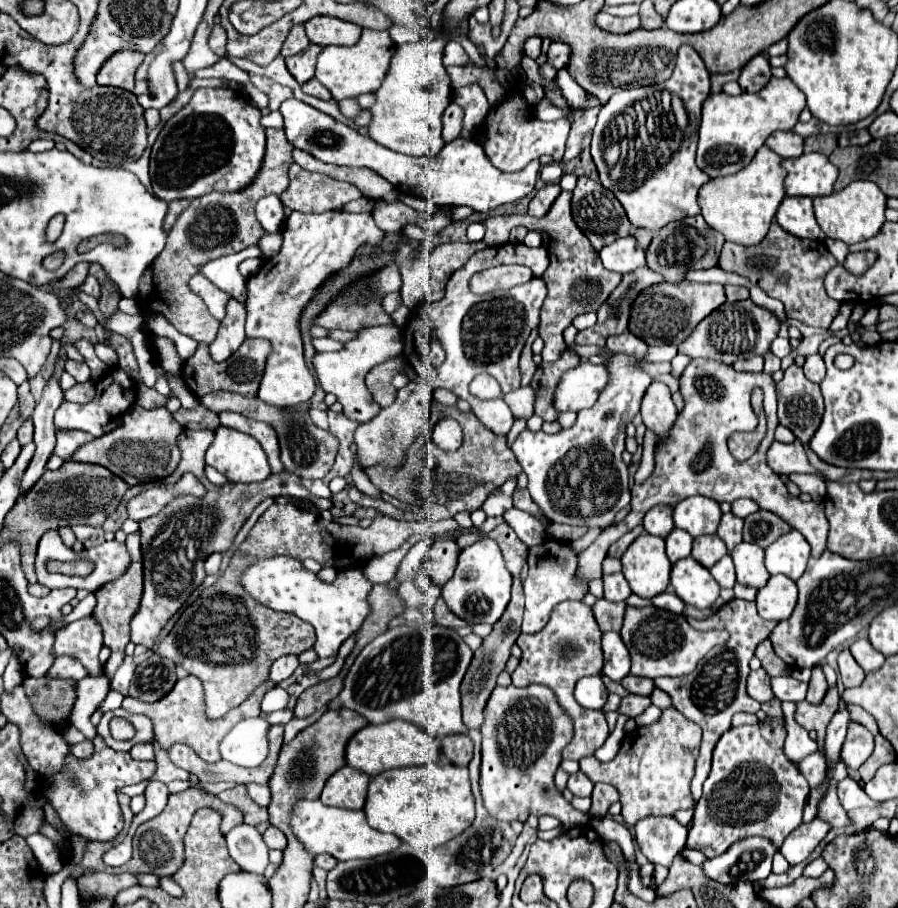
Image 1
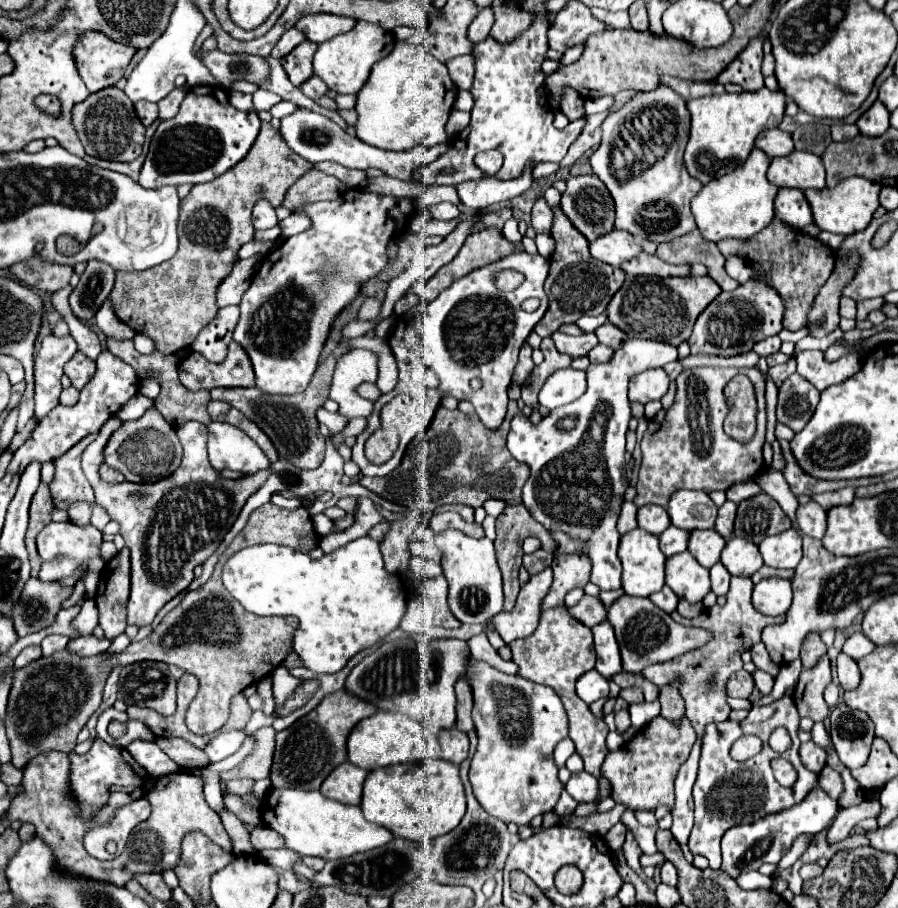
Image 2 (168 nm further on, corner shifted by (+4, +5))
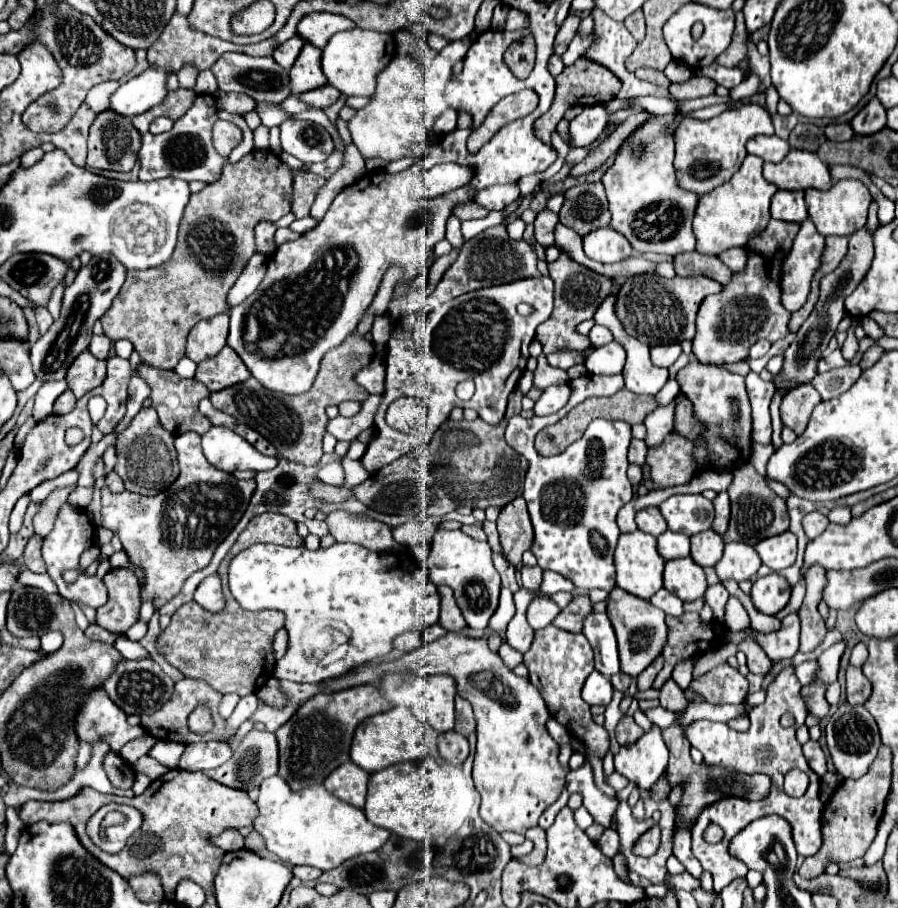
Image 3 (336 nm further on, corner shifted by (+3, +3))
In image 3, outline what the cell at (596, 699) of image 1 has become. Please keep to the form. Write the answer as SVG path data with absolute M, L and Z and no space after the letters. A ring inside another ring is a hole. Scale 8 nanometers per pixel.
M593 672L583 686L583 700L590 706L607 706L611 702L611 696L613 696L611 682L603 674Z

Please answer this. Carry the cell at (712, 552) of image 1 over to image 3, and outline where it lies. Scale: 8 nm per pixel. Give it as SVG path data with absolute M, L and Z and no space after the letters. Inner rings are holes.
M705 530L691 536L691 558L699 566L715 566L723 556L723 540L717 532Z

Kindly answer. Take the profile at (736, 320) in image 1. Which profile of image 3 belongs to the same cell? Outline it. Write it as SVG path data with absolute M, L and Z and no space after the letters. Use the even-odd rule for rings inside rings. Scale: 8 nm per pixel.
M771 220L763 234L759 234L751 242L747 242L747 246L745 246L747 266L745 266L745 270L735 272L731 282L725 284L719 294L713 294L701 302L699 312L697 312L697 334L693 338L693 354L697 356L699 362L713 362L713 364L741 362L741 360L747 360L749 348L757 340L767 338L769 342L777 342L789 334L787 324L789 324L791 314L781 304L781 266L783 266L783 260L787 258L787 254L791 250L793 238L797 236L799 228L801 228L801 224Z

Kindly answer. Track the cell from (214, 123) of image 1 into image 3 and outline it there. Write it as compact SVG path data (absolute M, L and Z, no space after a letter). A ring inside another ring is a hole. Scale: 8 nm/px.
M199 94L193 102L193 106L189 108L189 112L179 118L173 128L169 132L163 134L151 134L145 132L141 134L141 148L137 152L137 160L139 160L139 180L141 182L151 182L151 180L159 180L159 178L181 178L185 182L191 180L201 180L201 182L215 182L221 176L223 164L225 162L239 162L245 154L253 152L253 132L249 130L249 126L245 124L243 116L237 114L227 114L227 112L219 112L215 108L213 96L209 94ZM225 118L233 124L237 124L243 132L243 140L241 144L231 152L229 158L223 158L215 152L215 148L211 146L211 128L215 124L215 120Z

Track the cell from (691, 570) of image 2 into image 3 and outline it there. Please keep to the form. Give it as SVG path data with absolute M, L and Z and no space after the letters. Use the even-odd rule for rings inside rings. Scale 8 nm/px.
M689 556L667 560L665 572L663 572L663 586L679 596L683 602L693 602L697 598L703 598L707 590L705 572L699 564L695 564Z

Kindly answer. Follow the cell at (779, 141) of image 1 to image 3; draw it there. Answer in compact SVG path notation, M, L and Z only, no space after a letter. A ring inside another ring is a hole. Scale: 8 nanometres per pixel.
M755 136L747 142L747 154L755 154L765 162L781 162L789 152L789 144L777 136Z

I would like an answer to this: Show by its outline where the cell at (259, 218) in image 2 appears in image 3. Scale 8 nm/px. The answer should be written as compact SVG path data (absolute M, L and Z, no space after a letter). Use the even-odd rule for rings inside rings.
M271 222L257 224L255 250L257 250L257 254L263 254L263 256L271 256L275 252L275 226Z

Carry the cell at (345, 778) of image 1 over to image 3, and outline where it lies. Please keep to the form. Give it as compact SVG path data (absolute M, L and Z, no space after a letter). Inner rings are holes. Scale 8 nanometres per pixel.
M345 762L325 778L323 786L337 798L357 808L363 808L367 796L367 782L369 782L369 772L361 770L353 762Z

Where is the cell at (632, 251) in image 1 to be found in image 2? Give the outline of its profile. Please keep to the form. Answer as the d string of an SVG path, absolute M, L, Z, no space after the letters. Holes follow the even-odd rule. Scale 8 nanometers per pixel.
M612 230L590 244L590 254L610 266L622 266L626 260L636 258L640 252L642 248L634 240L634 236L624 230Z

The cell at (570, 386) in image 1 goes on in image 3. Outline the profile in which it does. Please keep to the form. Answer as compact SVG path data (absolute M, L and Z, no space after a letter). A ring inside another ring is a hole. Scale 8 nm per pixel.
M557 384L557 386L549 386L543 390L541 398L535 402L533 412L537 416L549 416L553 412L559 412L567 400L571 396L571 388L567 384Z

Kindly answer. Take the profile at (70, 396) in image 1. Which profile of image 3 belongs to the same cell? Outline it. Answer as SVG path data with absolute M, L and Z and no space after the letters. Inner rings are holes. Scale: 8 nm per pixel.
M65 390L57 400L55 400L55 406L53 406L53 414L67 414L75 408L75 396L71 390Z

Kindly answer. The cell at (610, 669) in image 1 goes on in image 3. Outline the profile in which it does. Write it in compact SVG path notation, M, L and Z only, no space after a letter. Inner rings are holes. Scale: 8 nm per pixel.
M587 614L583 622L583 634L595 652L595 670L605 678L621 672L616 635L607 614Z

